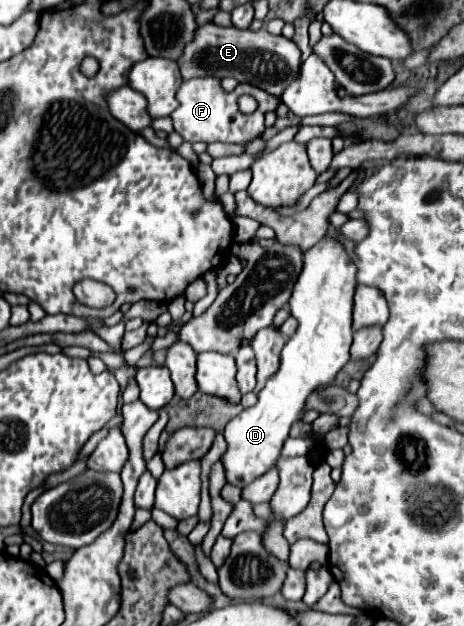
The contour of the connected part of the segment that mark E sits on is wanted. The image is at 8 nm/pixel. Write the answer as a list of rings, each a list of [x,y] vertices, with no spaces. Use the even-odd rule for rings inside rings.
[[[204,24],[198,26],[194,40],[186,44],[178,66],[180,74],[184,80],[196,78],[196,76],[216,76],[216,78],[226,78],[232,76],[238,82],[248,82],[254,84],[272,96],[282,96],[284,88],[296,80],[300,74],[300,50],[298,46],[284,38],[284,36],[274,36],[268,34],[264,28],[258,32],[250,30],[240,30],[240,28],[222,28],[216,24]]]

